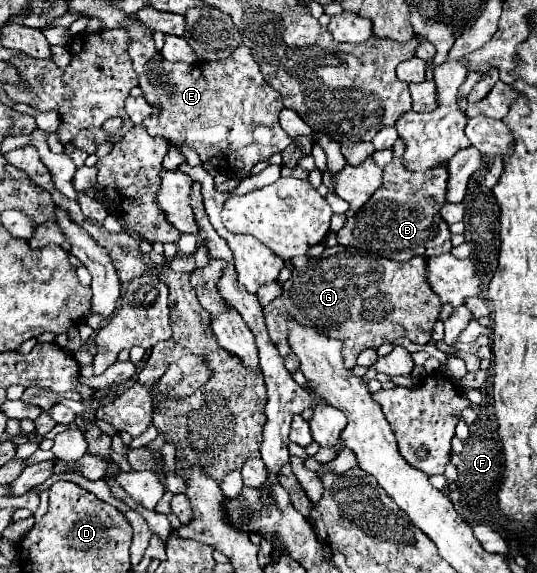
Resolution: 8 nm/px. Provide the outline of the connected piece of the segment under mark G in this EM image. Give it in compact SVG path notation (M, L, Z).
M325 247L319 257L311 257L303 269L293 269L289 281L283 283L283 293L265 309L265 321L271 341L277 345L285 367L295 373L299 359L287 343L287 319L297 319L303 325L313 325L321 333L343 341L343 359L349 369L363 349L377 349L399 337L407 337L417 345L431 341L431 331L441 315L441 301L425 281L425 259L415 257L405 263L385 257L367 255L353 247Z

